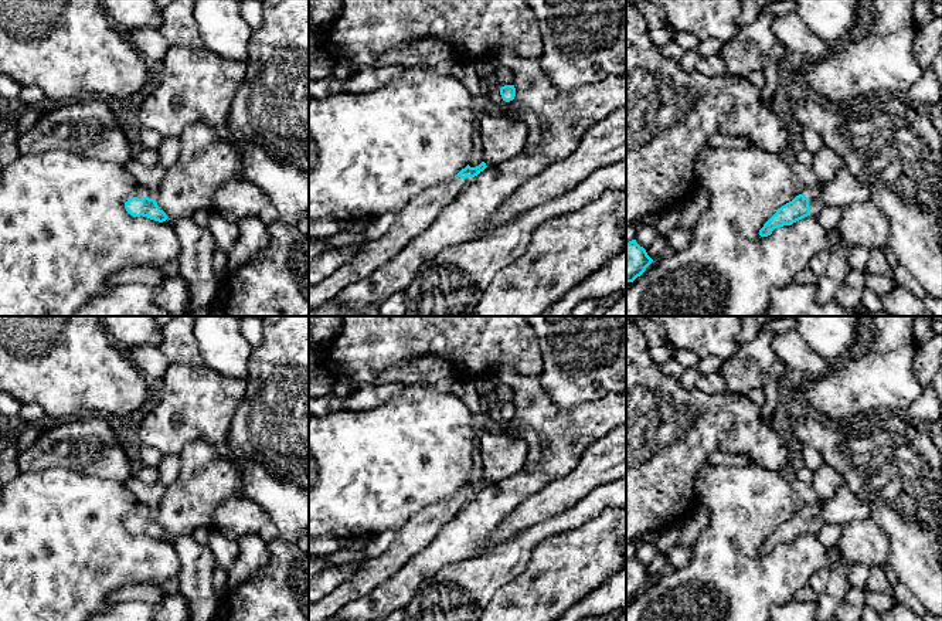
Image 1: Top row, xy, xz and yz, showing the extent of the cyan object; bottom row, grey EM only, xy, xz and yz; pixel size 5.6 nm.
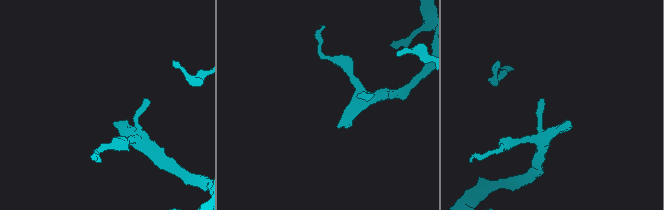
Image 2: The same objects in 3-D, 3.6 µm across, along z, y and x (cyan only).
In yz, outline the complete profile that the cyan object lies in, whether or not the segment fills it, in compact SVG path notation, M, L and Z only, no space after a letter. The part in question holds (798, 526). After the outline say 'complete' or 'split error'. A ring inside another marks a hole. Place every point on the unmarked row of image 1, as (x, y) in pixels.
M817 498L813 505L805 505L792 519L778 526L776 530L759 547L759 553L768 554L775 546L790 543L807 533L817 535L817 532L826 525L820 519L823 502L823 499Z; split error

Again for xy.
M140 505L133 515L125 520L125 526L133 535L143 533L159 540L169 536L156 520L156 510L146 505Z; split error

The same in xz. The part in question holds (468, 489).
M484 479L476 485L467 482L453 496L441 499L416 513L398 529L397 537L381 556L364 560L358 571L344 584L309 605L309 621L327 621L336 617L344 605L385 583L407 560L422 552L486 485Z; split error

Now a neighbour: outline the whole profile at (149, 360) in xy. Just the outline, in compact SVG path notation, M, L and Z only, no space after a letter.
M150 345L133 346L123 353L146 379L161 380L170 366L167 356Z

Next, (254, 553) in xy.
M256 533L245 535L238 540L239 556L235 564L229 569L228 587L235 588L244 584L252 573L268 564L271 553Z

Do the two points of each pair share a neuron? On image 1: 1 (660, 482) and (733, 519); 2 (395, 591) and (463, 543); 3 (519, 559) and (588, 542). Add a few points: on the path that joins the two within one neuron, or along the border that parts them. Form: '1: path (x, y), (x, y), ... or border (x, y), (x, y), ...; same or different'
1: border (694, 496), (696, 501); different
2: path (412, 574), (446, 549); same
3: border (555, 535), (541, 540), (526, 567), (509, 582); different

